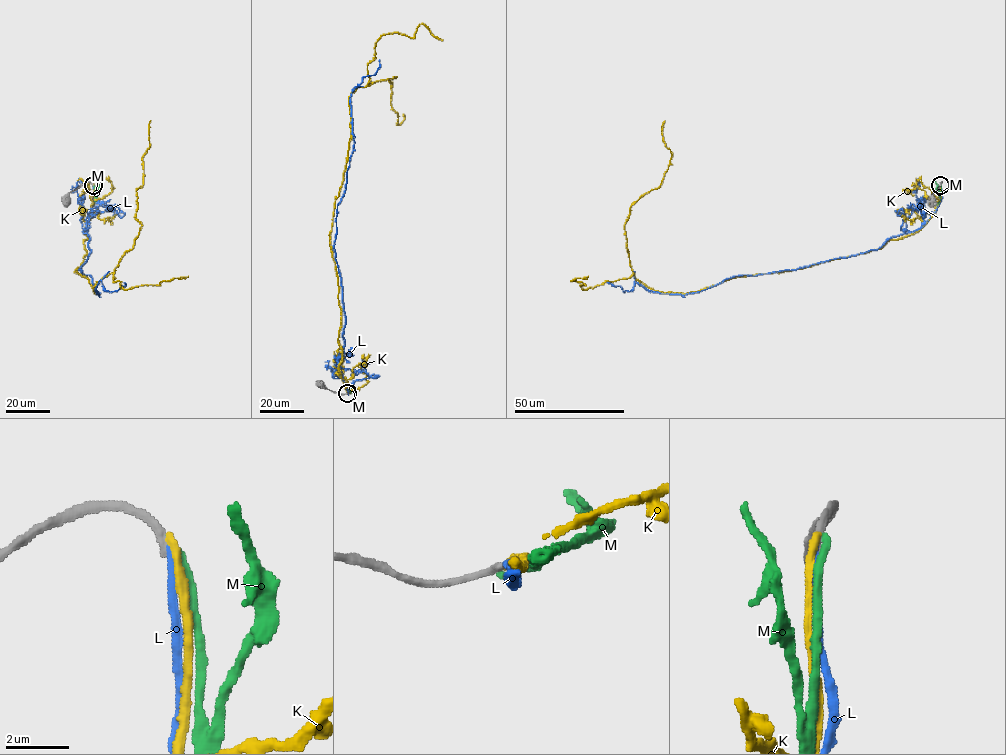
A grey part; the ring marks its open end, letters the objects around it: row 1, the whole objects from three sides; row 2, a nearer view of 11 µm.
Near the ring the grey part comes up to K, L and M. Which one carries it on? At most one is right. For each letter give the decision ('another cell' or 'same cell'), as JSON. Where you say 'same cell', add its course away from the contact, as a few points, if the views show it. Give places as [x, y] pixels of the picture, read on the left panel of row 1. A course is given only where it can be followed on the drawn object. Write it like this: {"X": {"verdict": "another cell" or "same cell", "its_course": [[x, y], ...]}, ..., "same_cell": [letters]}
{"K": {"verdict": "another cell"}, "L": {"verdict": "same cell", "its_course": [[93, 185], [83, 231], [90, 252], [79, 269], [92, 277], [98, 294], [100, 281], [113, 291], [124, 282]]}, "M": {"verdict": "another cell"}, "same_cell": ["L"]}

